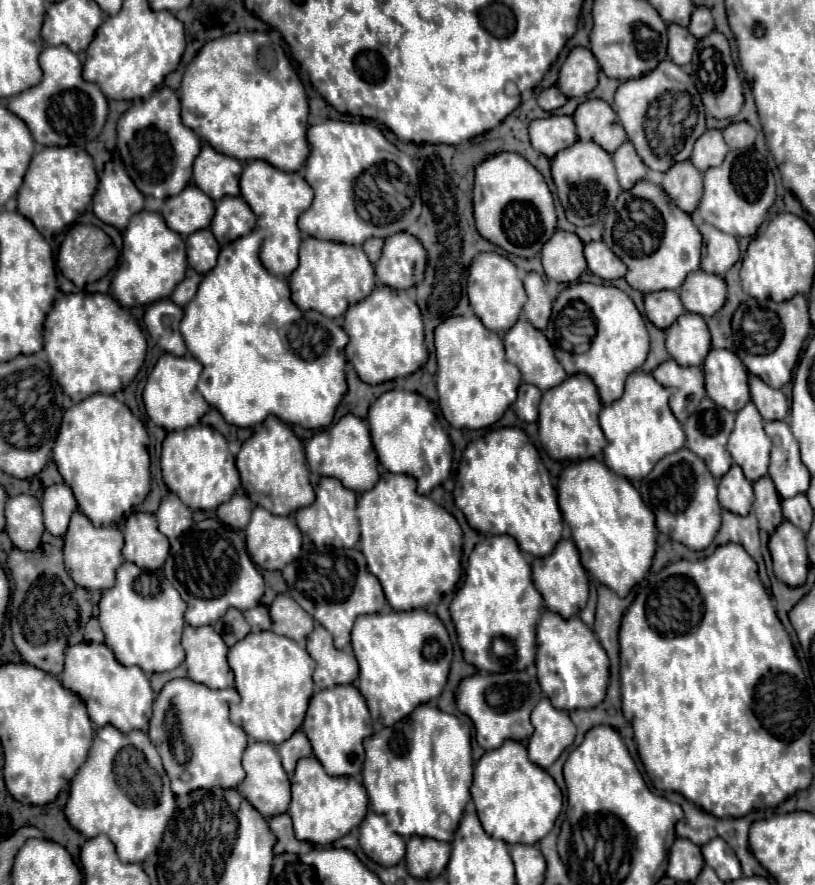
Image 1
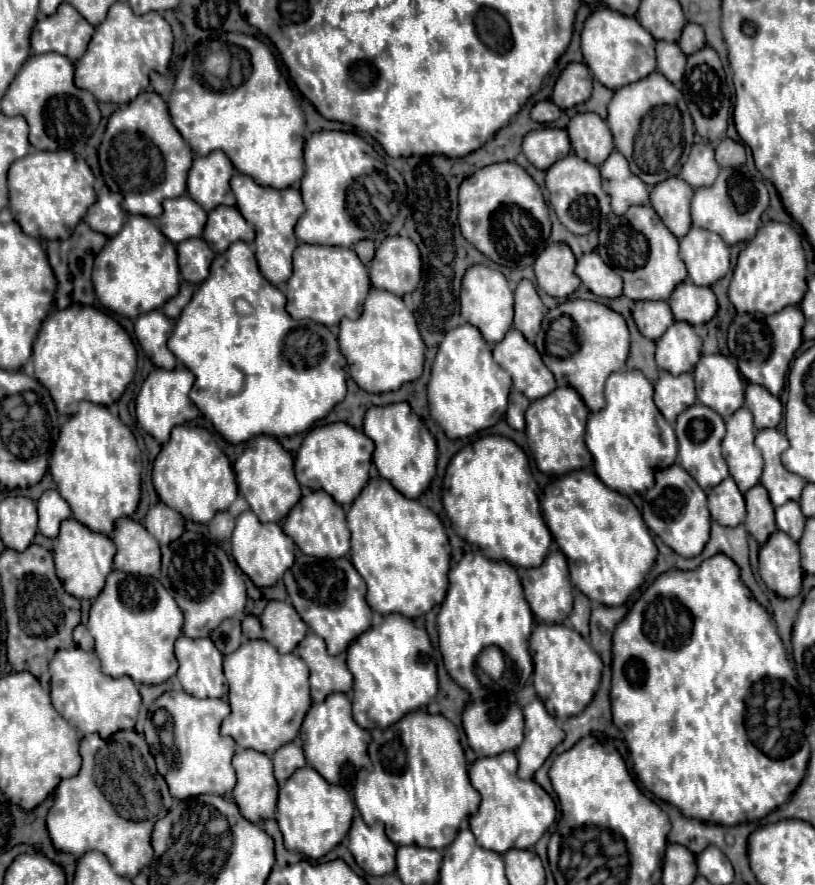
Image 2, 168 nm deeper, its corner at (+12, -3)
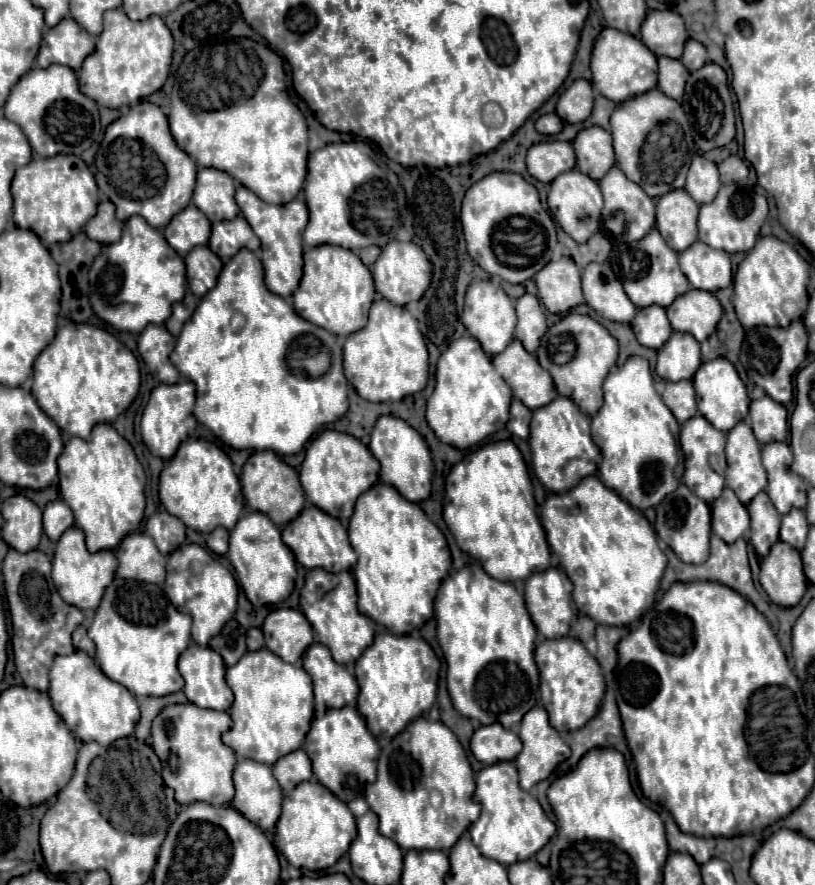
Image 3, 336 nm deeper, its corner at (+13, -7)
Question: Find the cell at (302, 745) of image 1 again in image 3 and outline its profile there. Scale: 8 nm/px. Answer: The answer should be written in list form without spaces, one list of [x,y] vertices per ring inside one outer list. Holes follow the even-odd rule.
[[[293,750],[291,754],[285,754],[279,758],[279,762],[273,764],[273,774],[281,786],[283,792],[291,792],[299,782],[311,780],[311,760],[303,750]]]

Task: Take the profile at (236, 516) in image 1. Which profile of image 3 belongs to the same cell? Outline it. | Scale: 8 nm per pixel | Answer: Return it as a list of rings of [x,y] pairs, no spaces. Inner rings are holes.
[[[215,528],[209,536],[207,536],[207,548],[219,556],[227,554],[227,538],[229,538],[229,530],[227,528]]]

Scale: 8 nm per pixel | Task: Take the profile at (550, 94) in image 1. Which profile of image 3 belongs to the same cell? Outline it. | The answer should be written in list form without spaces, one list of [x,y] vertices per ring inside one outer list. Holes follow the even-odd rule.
[[[543,114],[537,118],[535,128],[541,134],[557,134],[563,128],[563,120],[557,114]]]

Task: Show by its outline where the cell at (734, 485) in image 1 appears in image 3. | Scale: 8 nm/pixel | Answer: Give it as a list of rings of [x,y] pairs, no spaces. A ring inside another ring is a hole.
[[[725,488],[723,494],[711,502],[711,528],[727,544],[735,542],[749,530],[747,508],[739,502],[731,488]]]

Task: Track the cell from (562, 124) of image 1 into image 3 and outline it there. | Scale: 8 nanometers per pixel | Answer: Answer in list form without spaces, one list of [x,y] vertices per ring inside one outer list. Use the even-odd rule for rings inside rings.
[[[539,142],[527,150],[527,170],[539,182],[551,182],[561,172],[575,168],[575,152],[571,142]]]

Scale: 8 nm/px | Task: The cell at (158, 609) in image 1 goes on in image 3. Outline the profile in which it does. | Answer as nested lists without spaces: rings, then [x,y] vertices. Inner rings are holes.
[[[135,580],[111,582],[111,586],[107,586],[103,594],[99,608],[95,610],[93,624],[89,626],[89,638],[97,646],[97,662],[103,674],[123,684],[135,696],[165,696],[183,688],[183,678],[177,670],[177,658],[191,642],[191,618],[171,606],[161,586]]]

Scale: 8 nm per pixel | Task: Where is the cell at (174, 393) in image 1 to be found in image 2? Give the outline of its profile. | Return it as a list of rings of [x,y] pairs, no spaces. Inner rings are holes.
[[[174,368],[174,370],[154,370],[142,384],[142,390],[136,398],[136,420],[138,424],[160,444],[168,442],[170,430],[184,422],[198,418],[198,408],[190,400],[190,390],[194,384],[194,374],[188,368]]]

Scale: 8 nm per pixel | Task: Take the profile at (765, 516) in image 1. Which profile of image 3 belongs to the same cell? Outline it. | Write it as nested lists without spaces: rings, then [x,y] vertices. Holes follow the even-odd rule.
[[[759,492],[749,504],[747,504],[749,516],[751,516],[751,532],[749,540],[759,556],[765,556],[769,548],[779,540],[779,522],[781,514],[771,504],[769,496],[765,492]]]

